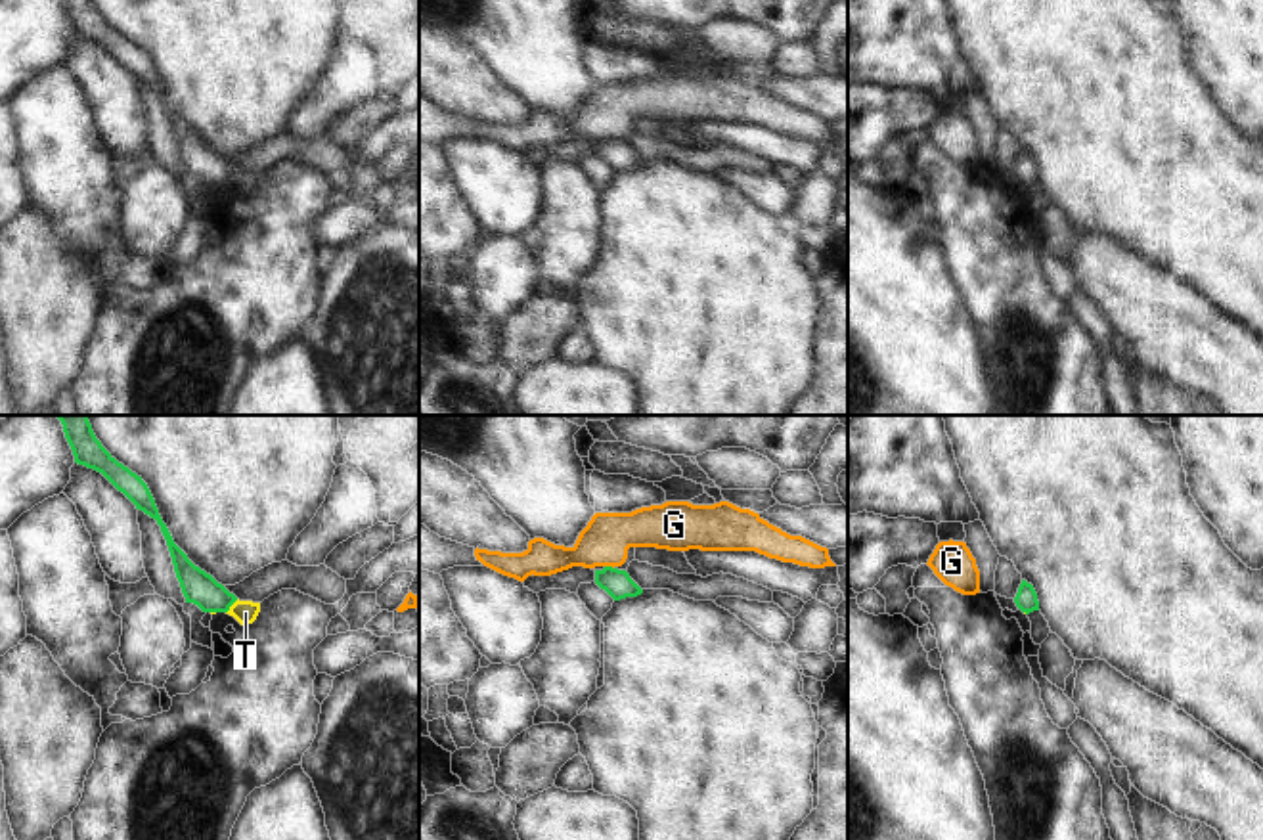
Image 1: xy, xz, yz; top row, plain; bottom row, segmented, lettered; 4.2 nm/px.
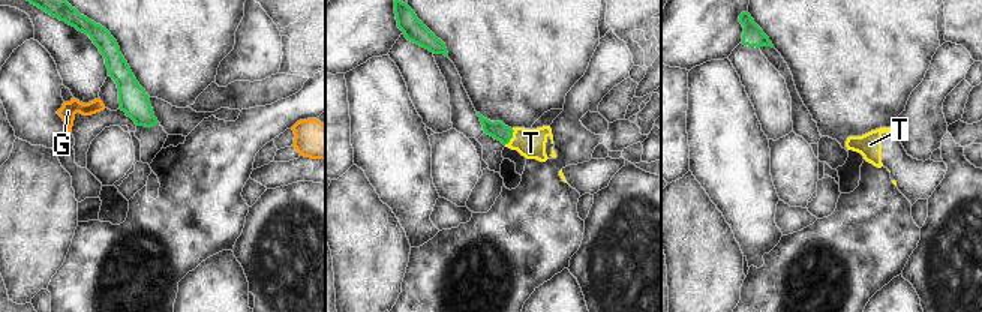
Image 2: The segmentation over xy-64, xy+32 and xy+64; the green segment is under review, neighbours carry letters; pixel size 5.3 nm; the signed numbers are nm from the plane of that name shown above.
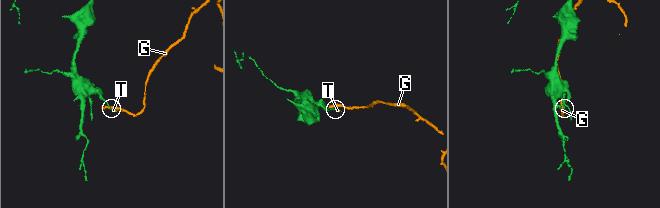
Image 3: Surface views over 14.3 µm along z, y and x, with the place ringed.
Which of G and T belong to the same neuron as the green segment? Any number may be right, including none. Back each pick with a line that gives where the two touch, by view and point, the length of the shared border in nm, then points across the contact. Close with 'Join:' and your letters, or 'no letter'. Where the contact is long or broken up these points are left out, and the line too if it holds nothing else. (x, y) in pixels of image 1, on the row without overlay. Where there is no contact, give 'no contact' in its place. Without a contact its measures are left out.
T: xy (230, 176) | 80 nm | across xy (199, 159), (230, 176), (245, 184)
Join: T

